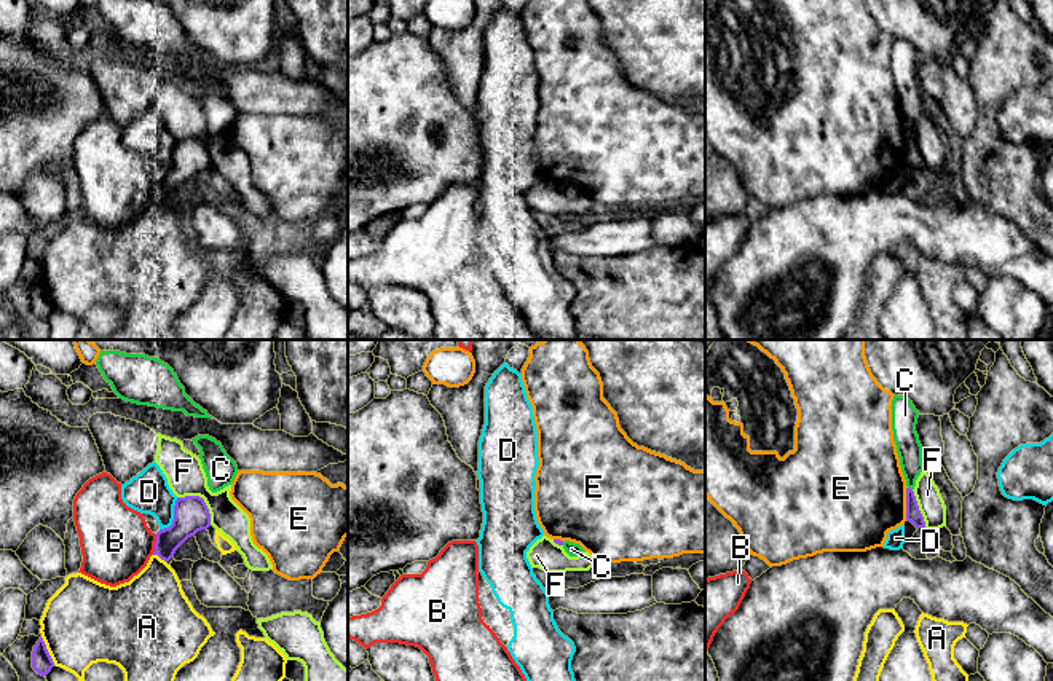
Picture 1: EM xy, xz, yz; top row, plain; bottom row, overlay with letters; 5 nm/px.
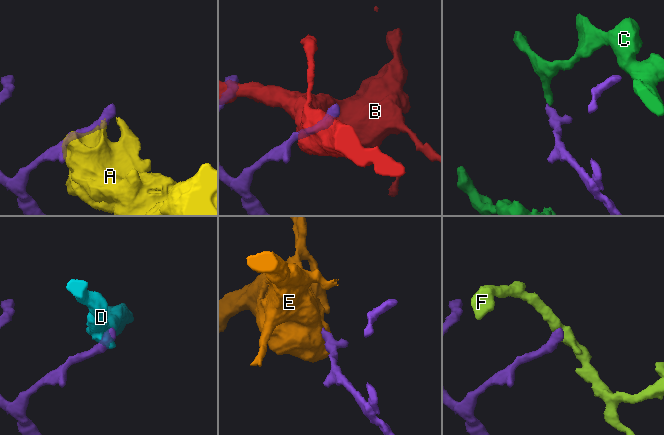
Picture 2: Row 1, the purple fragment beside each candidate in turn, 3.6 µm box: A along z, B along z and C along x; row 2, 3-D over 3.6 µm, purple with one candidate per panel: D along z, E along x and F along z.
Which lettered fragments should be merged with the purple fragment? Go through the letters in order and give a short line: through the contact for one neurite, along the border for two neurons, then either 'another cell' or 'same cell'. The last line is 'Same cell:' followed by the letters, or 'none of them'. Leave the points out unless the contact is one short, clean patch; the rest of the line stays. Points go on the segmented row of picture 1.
A: another cell
B: another cell
C: line yz (908, 487), (911, 490); another cell
D: another cell
E: line yz (907, 487), (905, 520); another cell
F: line xy (177, 496), (200, 496), (208, 509), (211, 523); another cell
Same cell: none of them

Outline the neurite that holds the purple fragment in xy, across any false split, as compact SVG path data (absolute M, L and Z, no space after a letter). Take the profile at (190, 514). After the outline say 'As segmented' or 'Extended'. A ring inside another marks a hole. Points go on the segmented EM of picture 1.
M177 498L174 520L169 528L156 533L155 552L161 560L169 561L176 550L191 536L211 526L211 514L203 498Z. As segmented

